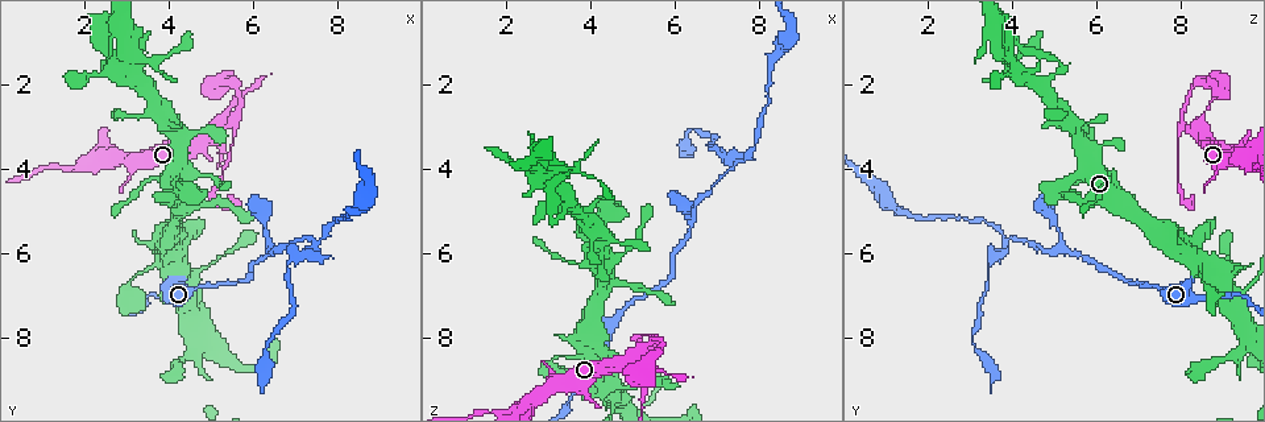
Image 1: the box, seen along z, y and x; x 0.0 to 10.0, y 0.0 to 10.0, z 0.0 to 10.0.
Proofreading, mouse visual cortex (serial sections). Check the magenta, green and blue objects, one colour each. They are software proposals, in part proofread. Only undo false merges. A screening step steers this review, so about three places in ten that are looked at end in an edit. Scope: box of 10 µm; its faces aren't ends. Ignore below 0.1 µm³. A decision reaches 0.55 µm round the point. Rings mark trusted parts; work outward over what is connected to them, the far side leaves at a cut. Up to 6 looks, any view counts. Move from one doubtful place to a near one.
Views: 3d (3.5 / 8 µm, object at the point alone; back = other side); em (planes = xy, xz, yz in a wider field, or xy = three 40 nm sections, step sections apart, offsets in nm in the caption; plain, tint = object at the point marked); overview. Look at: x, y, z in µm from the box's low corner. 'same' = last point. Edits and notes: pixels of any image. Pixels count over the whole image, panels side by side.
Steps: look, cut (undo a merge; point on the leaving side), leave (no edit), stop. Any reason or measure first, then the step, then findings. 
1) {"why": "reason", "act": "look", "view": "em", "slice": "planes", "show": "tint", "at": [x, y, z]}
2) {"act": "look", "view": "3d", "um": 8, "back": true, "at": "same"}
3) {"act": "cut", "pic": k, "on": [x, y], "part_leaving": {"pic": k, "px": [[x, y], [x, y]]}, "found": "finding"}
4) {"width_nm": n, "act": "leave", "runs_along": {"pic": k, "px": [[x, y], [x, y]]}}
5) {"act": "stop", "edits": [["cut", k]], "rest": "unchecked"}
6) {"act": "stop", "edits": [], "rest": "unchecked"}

{"why": "sharp bend", "act": "look", "view": "3d", "um": 8, "back": true, "at": [5.50, 2.95, 8.15]}

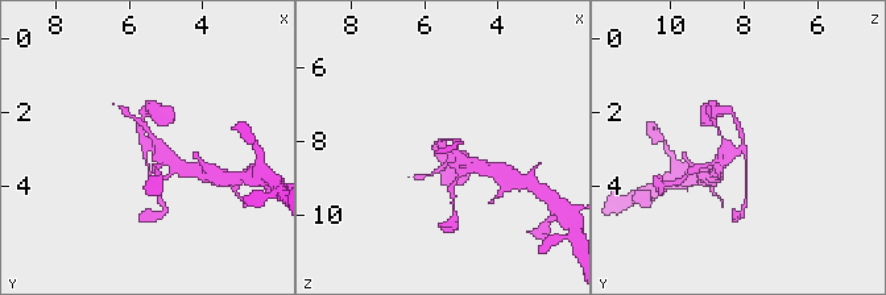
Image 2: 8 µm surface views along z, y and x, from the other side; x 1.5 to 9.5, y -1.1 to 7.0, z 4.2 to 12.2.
{"act": "look", "view": "em", "slice": "planes", "show": "tint", "at": "same"}

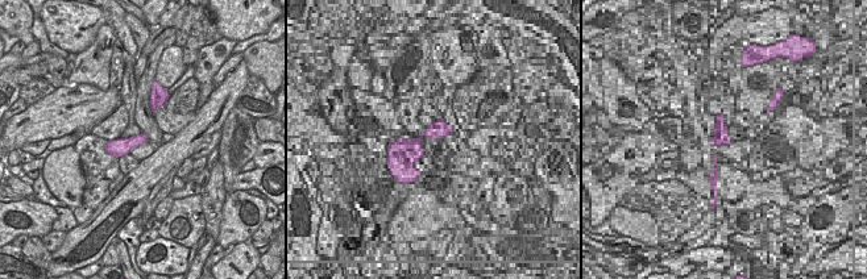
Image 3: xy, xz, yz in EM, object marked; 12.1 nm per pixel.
{"act": "leave", "runs_along": {"pic": 2, "px": [[176, 163], [143, 142], [143, 115]]}, "found": "all the same cell"}

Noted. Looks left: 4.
{"why": "side arm on a straight run", "act": "look", "view": "3d", "um": 8, "at": [4.50, 7.05, 9.15]}

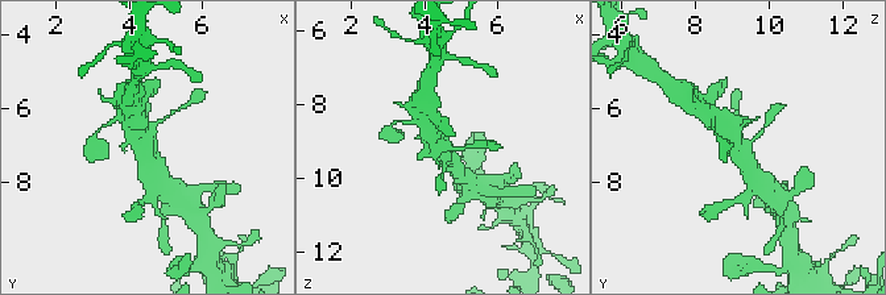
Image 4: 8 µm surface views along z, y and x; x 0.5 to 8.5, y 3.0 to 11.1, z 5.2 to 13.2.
{"act": "look", "view": "3d", "um": 3.5, "at": "same"}

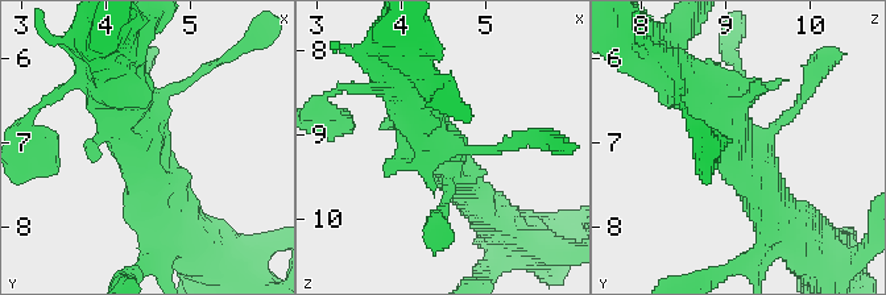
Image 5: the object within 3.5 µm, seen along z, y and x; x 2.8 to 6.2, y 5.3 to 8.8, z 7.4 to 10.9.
{"act": "leave", "runs_along": {"pic": 5, "px": [[690, 88], [724, 113], [778, 219]]}, "found": "one cell here"}

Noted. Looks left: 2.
{"why": "abrupt turn", "act": "look", "view": "3d", "um": 3.5, "at": [7.30, 5.70, 4.05]}

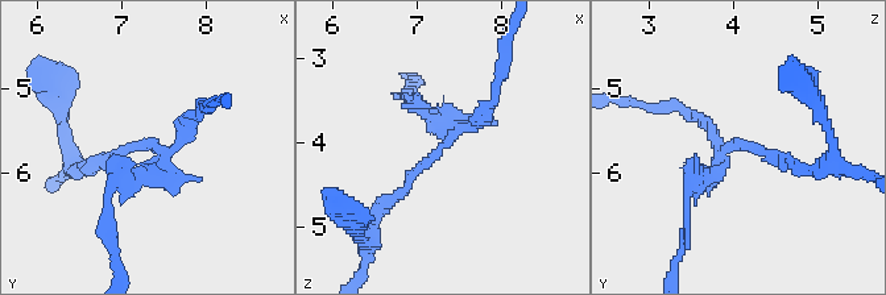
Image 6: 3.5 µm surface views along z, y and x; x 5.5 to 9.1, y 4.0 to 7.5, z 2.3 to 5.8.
{"why": "now the EM", "act": "look", "view": "em", "slice": "planes", "show": "tint", "at": [7.30, 5.70, 4.00]}

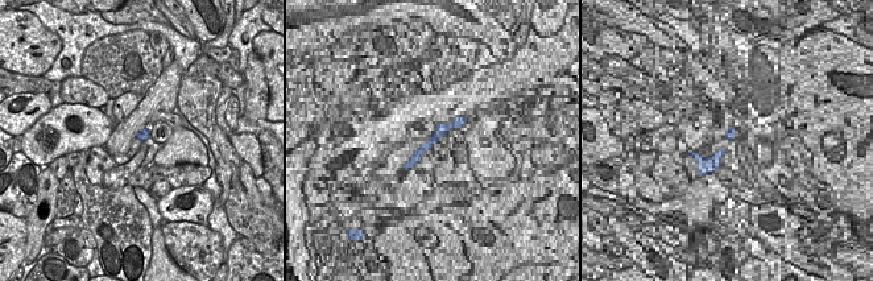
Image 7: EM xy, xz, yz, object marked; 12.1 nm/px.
{"act": "cut", "pic": 6, "on": [125, 163], "part_leaving": {"pic": 6, "px": [[157, 158], [112, 186], [116, 252]]}, "found": "a second cell is stuck on"}

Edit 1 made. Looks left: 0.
{"act": "stop", "edits": [["cut", 6]], "rest": "unchecked"}

